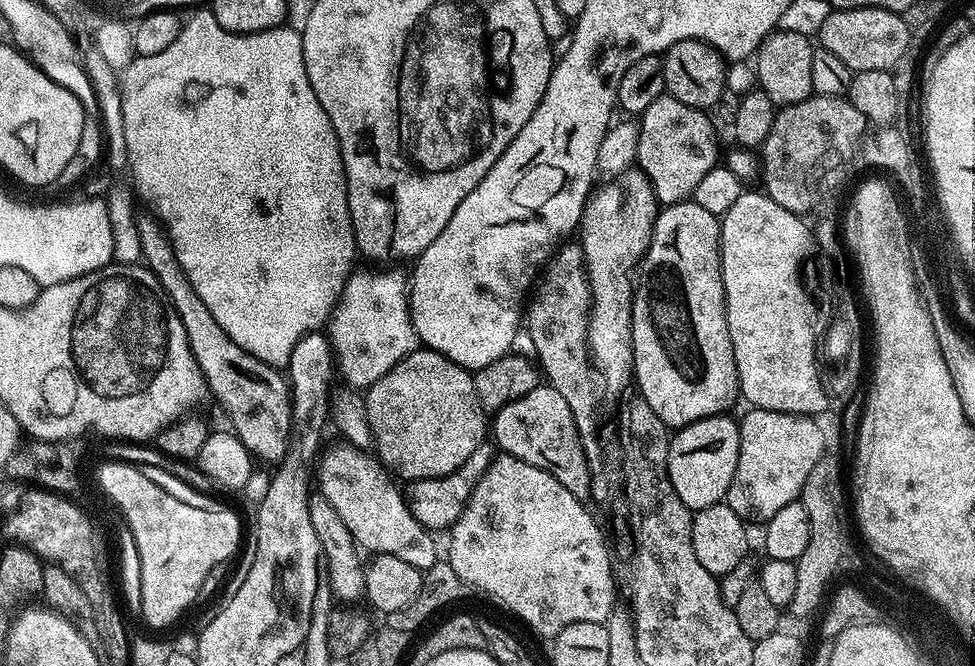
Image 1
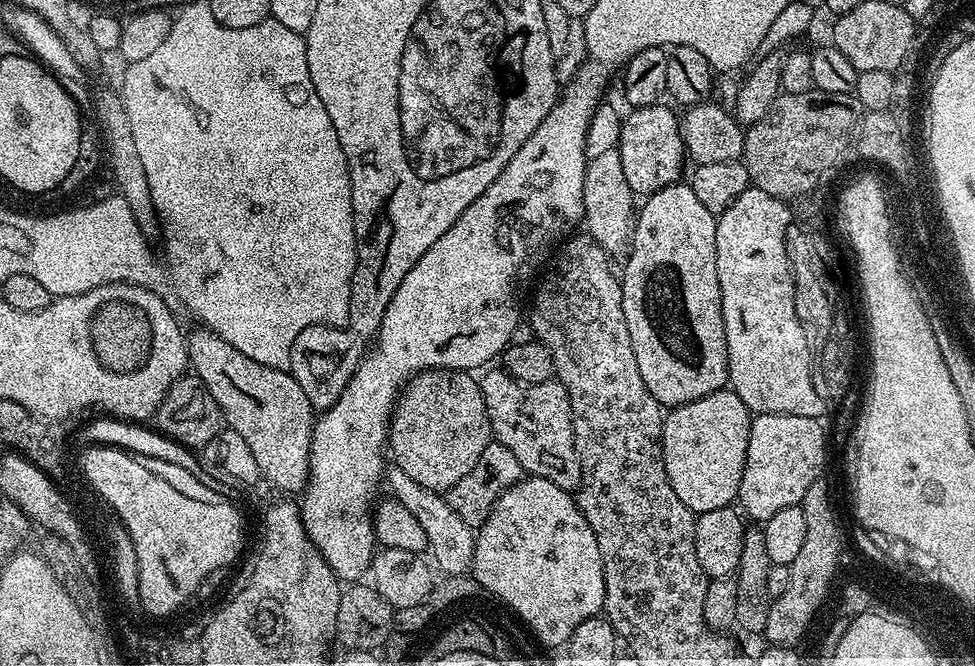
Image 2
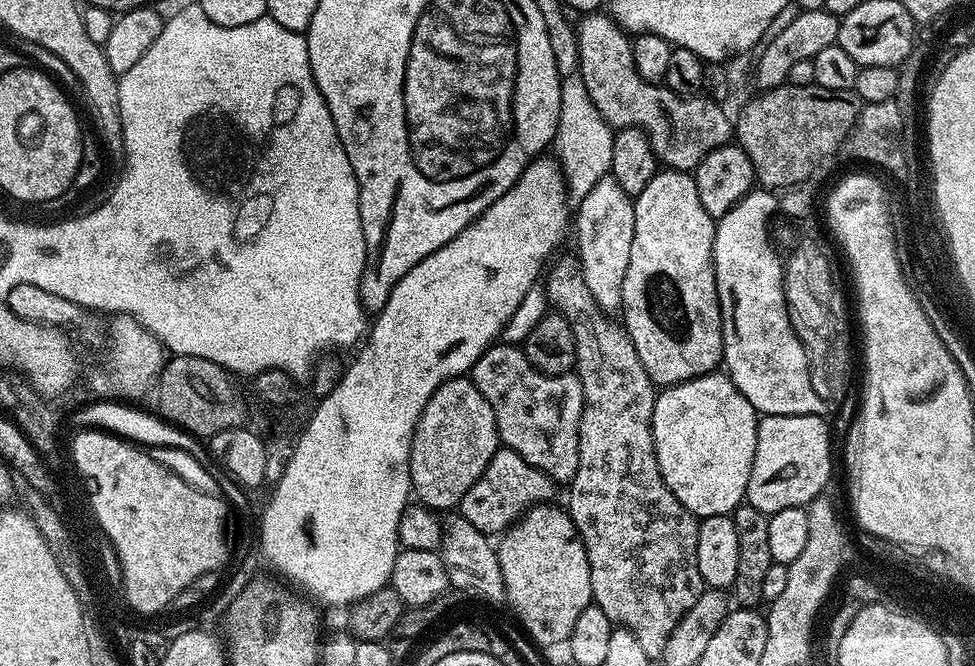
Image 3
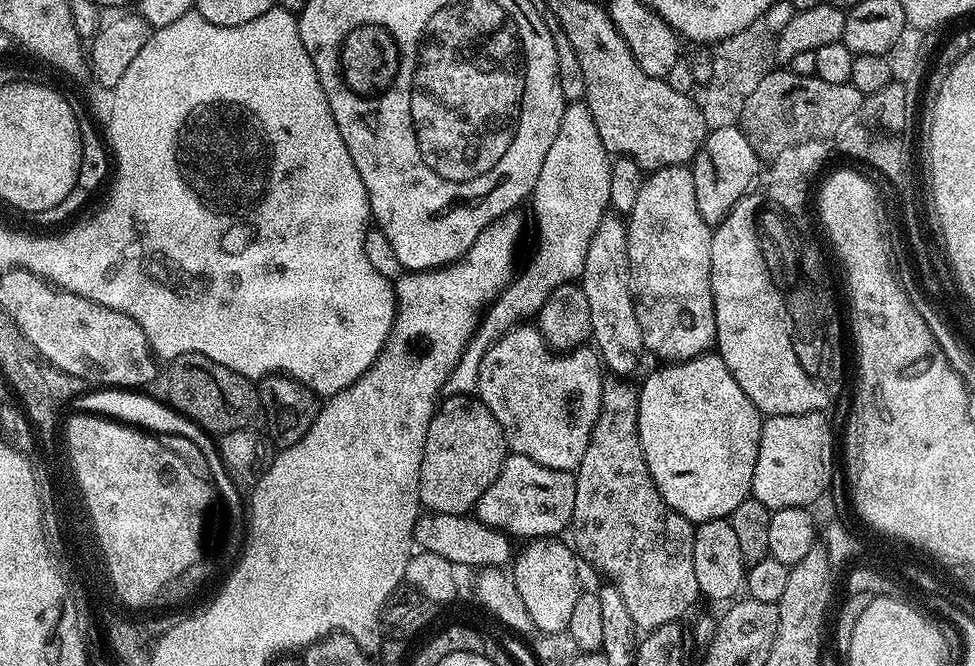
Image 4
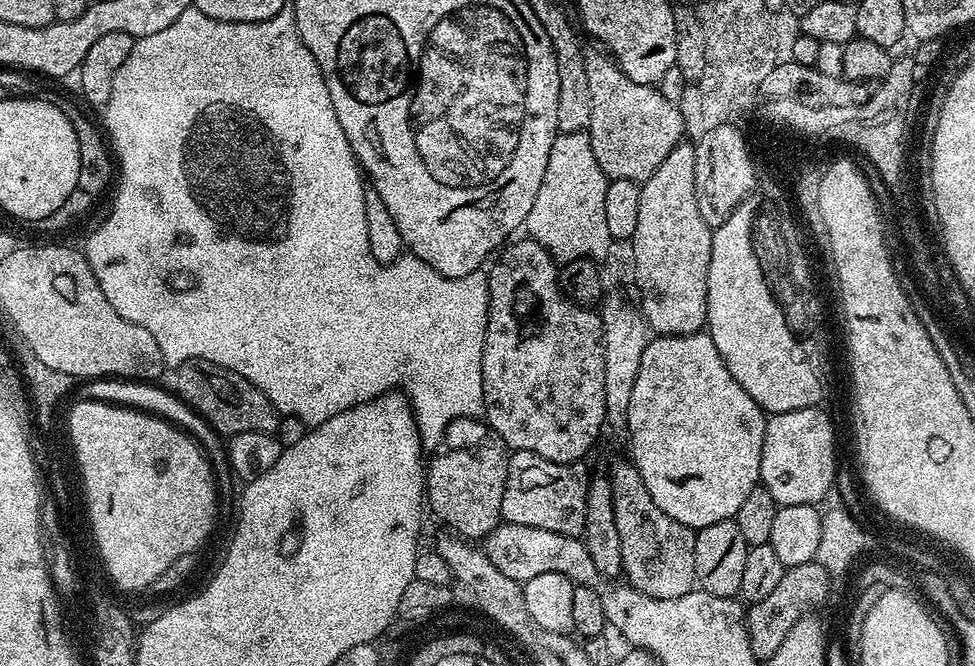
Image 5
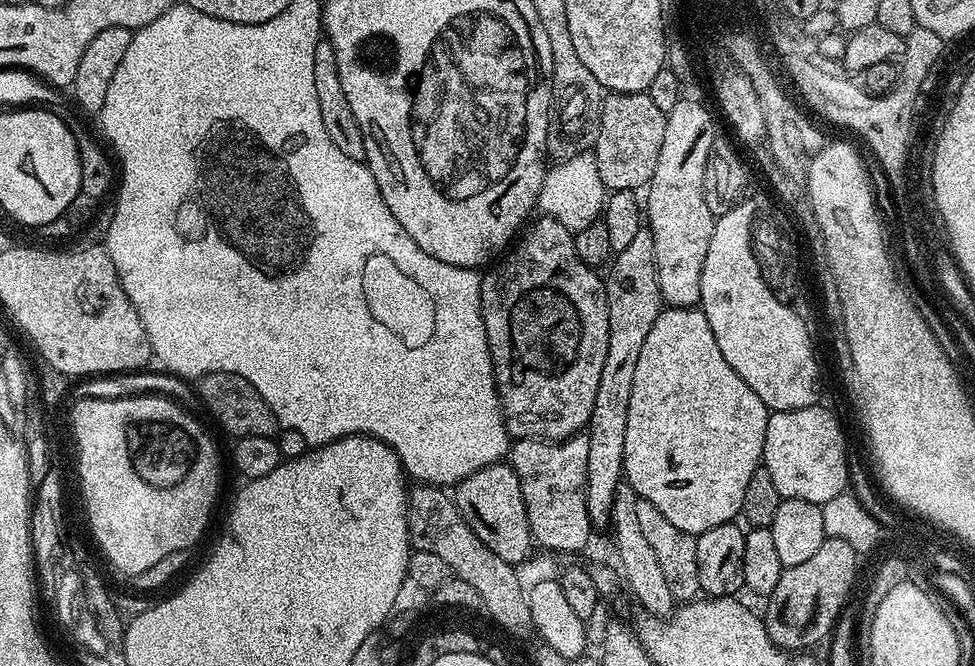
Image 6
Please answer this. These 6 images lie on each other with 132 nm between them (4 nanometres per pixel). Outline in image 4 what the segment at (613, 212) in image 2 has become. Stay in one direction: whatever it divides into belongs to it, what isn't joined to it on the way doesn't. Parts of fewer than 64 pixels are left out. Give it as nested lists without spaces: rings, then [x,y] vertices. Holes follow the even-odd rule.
[[[610,216],[604,219],[596,234],[590,242],[588,254],[580,277],[580,285],[586,294],[586,300],[590,307],[590,318],[592,328],[592,342],[600,355],[601,363],[618,375],[615,377],[626,378],[632,373],[637,364],[638,356],[643,351],[642,332],[638,325],[638,318],[634,313],[632,291],[629,288],[629,256],[628,256],[628,236],[627,227],[617,217]]]

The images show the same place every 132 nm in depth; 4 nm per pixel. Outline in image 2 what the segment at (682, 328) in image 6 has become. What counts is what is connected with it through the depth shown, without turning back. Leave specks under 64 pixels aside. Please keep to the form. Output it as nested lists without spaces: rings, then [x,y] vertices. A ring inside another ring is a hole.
[[[722,387],[706,398],[679,404],[664,418],[664,465],[674,494],[693,514],[729,507],[739,497],[753,413],[738,394]]]

